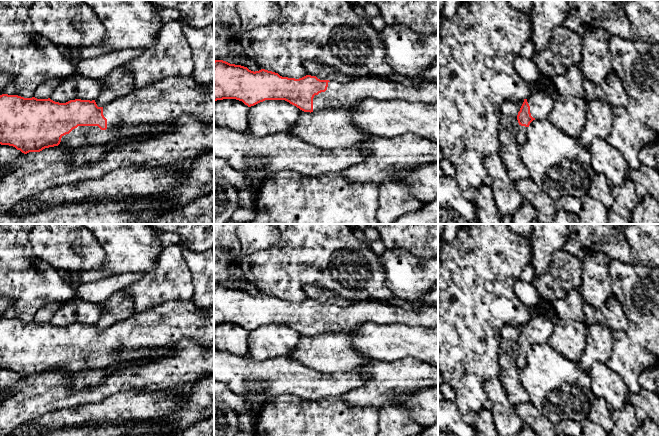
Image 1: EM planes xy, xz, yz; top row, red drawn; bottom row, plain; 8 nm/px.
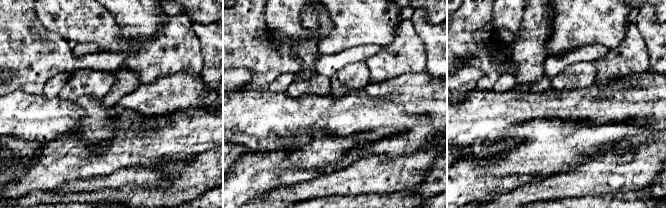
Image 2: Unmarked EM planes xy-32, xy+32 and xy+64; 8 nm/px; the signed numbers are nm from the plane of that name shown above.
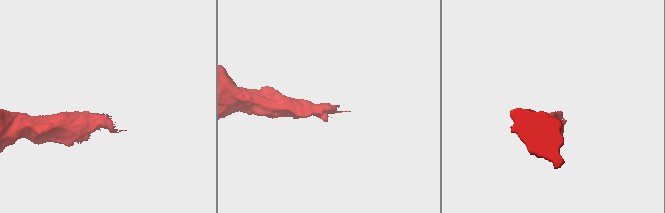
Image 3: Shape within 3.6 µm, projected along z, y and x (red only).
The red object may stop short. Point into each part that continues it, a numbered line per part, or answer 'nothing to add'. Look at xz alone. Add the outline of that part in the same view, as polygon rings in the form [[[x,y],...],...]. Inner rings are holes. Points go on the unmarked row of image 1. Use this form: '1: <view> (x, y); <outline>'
1: xz (338, 318); [[[375,299],[354,301],[347,306],[331,304],[325,316],[314,320],[313,336],[349,330],[364,323],[435,328],[438,327],[438,308],[427,306],[406,310],[403,306]]]

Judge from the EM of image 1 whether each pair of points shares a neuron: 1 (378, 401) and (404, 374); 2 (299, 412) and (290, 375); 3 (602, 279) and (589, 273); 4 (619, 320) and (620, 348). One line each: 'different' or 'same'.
1: same
2: different
3: same
4: different

